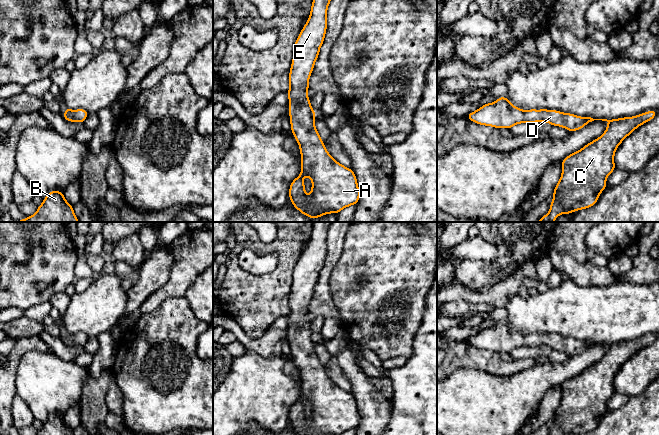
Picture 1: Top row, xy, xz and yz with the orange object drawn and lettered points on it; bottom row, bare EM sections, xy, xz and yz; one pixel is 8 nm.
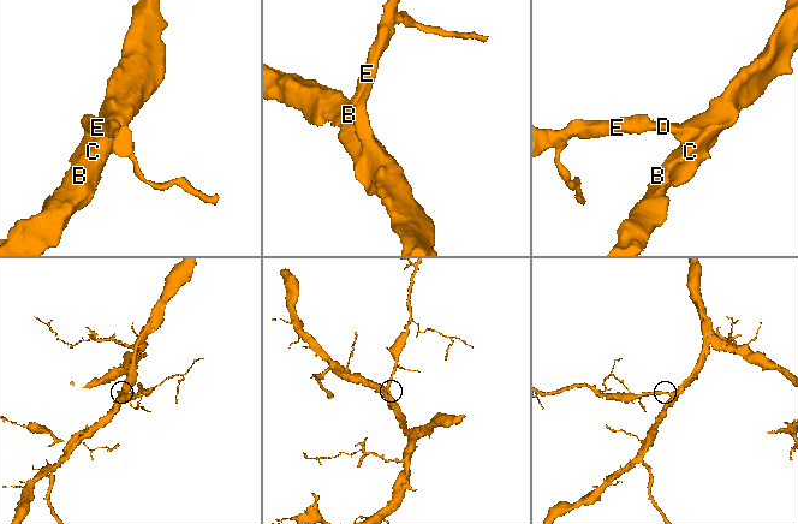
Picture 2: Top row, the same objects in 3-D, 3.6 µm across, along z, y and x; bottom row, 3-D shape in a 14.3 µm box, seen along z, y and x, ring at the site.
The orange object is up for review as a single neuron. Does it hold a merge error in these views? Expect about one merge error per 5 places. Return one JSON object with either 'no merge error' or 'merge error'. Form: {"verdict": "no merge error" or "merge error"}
{"verdict": "no merge error"}

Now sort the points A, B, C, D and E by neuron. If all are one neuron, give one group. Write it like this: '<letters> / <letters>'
A B C D E

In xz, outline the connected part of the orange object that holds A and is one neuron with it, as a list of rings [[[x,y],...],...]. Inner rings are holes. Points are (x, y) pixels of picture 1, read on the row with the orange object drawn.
[[[313,0],[309,18],[302,28],[293,48],[293,59],[289,71],[290,88],[286,92],[289,97],[289,119],[291,133],[294,135],[301,153],[301,173],[290,184],[289,199],[292,205],[303,215],[317,219],[325,214],[338,214],[351,205],[356,205],[360,199],[360,189],[357,178],[351,168],[337,162],[327,151],[316,127],[316,113],[310,104],[308,95],[309,78],[319,56],[325,33],[327,31],[327,9],[331,0]],[[307,175],[312,180],[312,189],[307,197],[303,177]]]

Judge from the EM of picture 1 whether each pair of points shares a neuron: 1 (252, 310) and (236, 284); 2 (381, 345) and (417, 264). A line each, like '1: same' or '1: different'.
1: same
2: same

